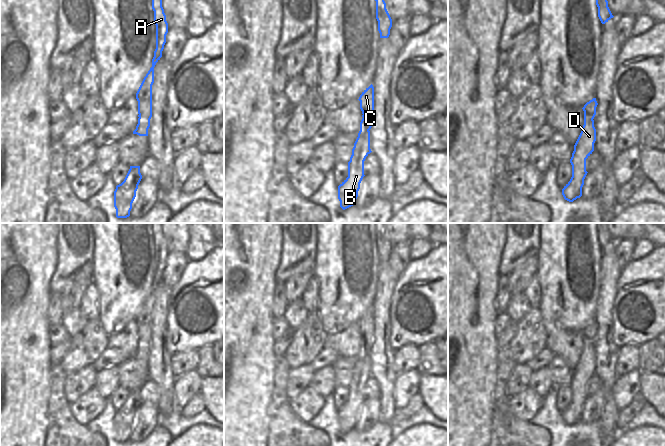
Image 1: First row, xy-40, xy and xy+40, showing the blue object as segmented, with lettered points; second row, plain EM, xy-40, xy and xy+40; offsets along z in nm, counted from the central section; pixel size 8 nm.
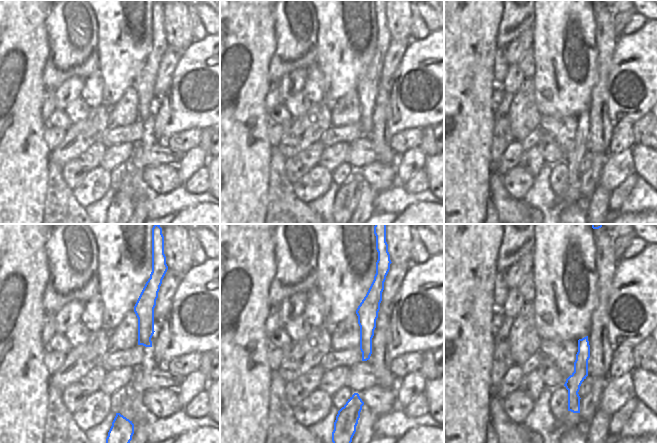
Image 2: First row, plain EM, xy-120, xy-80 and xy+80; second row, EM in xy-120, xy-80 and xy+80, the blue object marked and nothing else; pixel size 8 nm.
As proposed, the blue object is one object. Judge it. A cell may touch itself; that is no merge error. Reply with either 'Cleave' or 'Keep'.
Keep.

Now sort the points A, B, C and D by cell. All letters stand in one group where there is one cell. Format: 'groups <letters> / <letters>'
groups A B C D

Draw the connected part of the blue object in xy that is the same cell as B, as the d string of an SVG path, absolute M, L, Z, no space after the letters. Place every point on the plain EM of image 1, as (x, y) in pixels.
M371 308L360 319L362 344L360 355L348 386L348 401L338 410L340 431L345 434L356 428L360 407L364 399L364 385L372 376L370 373L370 353L374 343L374 311Z

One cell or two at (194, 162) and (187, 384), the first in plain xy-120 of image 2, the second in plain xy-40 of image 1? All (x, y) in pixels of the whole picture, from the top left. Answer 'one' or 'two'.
one

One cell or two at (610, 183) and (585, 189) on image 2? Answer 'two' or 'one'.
two

